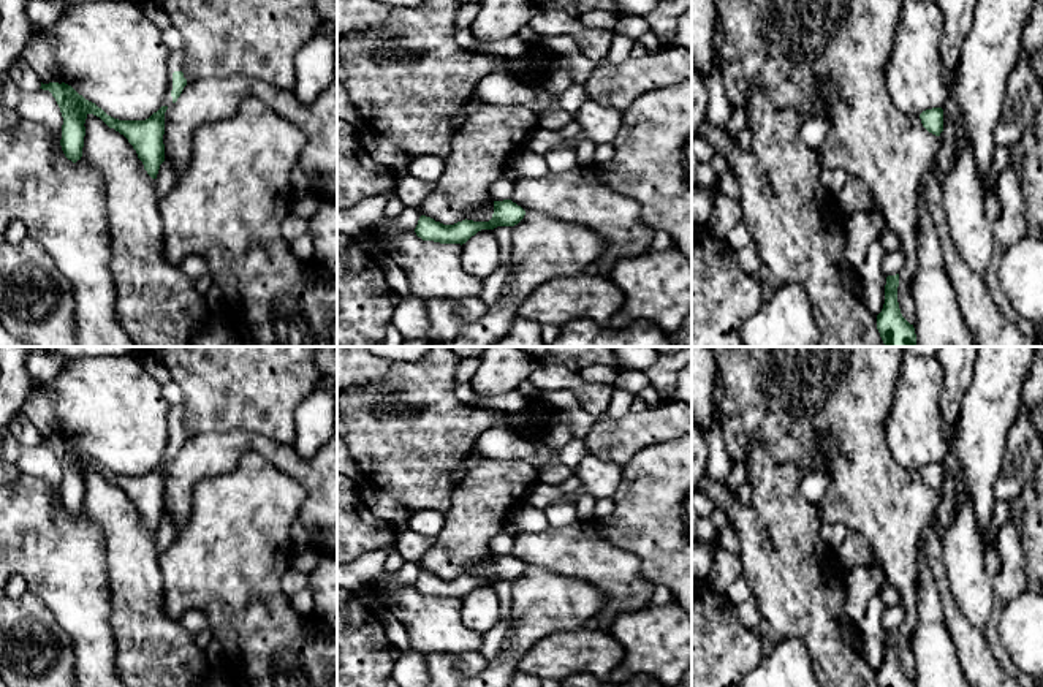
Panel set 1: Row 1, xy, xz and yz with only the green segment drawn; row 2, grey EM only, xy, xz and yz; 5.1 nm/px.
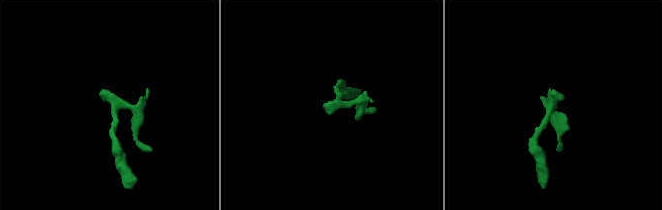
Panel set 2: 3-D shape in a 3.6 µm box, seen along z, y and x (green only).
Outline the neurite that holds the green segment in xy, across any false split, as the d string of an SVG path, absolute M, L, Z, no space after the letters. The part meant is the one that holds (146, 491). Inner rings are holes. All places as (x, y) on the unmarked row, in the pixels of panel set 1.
M169 404L168 408L168 442L163 451L163 461L146 475L119 475L108 470L95 457L85 454L71 440L62 437L43 438L43 445L49 445L55 453L62 472L60 500L68 514L76 518L82 511L85 473L89 469L100 472L109 483L123 489L142 516L144 524L152 533L157 533L160 519L165 516L165 467L180 451L187 434L182 427L185 415L184 404Z

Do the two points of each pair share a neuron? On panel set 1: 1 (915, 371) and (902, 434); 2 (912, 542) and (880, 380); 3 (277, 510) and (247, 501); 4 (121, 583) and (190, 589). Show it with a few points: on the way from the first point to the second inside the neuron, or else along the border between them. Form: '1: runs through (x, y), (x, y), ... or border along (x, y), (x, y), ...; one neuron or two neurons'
1: runs through (915, 387), (915, 418); one neuron
2: runs through (883, 502), (869, 488), (869, 420); one neuron
3: runs through (269, 504), (255, 504); one neuron
4: border along (159, 554), (163, 580), (163, 613), (176, 621); two neurons

